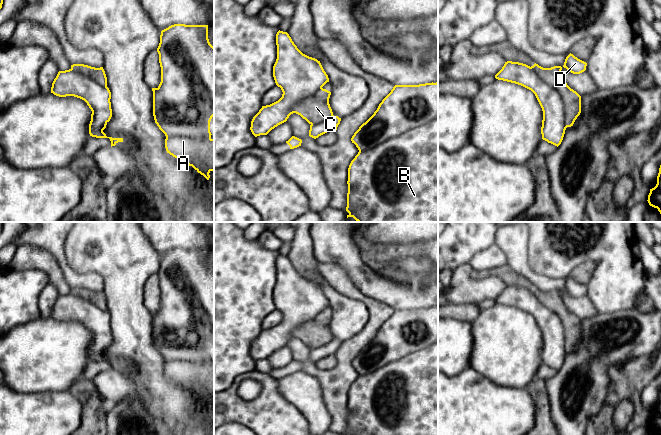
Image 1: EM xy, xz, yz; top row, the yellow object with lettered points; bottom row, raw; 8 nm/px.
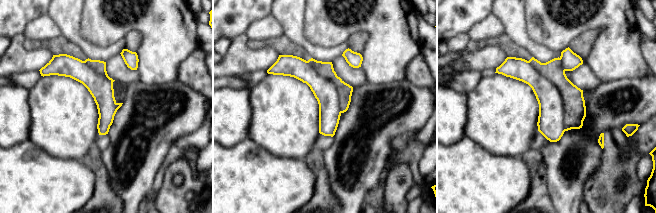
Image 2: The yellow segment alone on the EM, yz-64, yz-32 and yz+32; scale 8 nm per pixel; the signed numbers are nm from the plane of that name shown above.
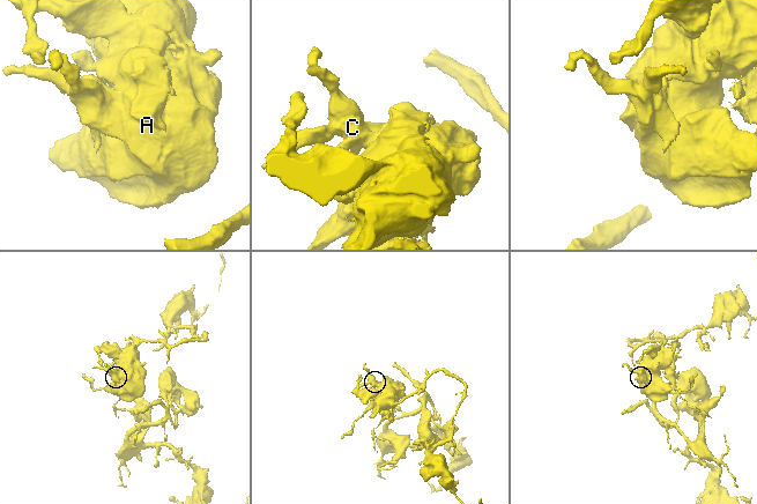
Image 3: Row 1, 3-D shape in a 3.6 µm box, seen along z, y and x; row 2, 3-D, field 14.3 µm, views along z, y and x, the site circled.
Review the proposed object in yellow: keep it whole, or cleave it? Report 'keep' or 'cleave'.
cleave

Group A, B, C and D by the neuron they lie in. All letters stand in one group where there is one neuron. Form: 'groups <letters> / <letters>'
groups A B D / C

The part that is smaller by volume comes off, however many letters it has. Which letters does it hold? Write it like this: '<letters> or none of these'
C

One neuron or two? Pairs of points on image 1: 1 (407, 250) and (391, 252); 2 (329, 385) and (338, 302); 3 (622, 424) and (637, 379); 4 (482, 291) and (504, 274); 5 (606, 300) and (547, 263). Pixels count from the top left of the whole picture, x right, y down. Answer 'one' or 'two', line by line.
1: one
2: two
3: two
4: two
5: one

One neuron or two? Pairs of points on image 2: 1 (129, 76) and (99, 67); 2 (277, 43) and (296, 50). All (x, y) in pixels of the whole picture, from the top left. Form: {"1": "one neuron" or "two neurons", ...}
{"1": "two neurons", "2": "one neuron"}

